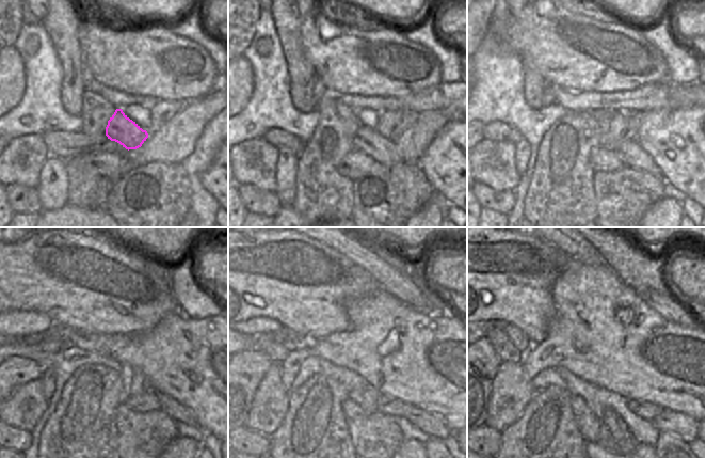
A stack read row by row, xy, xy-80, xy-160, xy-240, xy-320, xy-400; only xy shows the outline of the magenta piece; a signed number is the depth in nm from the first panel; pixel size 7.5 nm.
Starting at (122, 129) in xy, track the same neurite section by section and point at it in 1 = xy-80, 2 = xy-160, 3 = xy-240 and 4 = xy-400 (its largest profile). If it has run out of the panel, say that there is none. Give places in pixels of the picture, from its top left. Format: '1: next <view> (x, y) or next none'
1: next xy-80 (381, 149)
2: next xy-160 (630, 153)
3: next xy-240 (178, 412)
4: next xy-400 (684, 426)

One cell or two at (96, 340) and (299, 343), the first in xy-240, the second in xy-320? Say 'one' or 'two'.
one

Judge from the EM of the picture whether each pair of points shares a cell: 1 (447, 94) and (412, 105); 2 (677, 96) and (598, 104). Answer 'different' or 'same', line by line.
1: same
2: same

